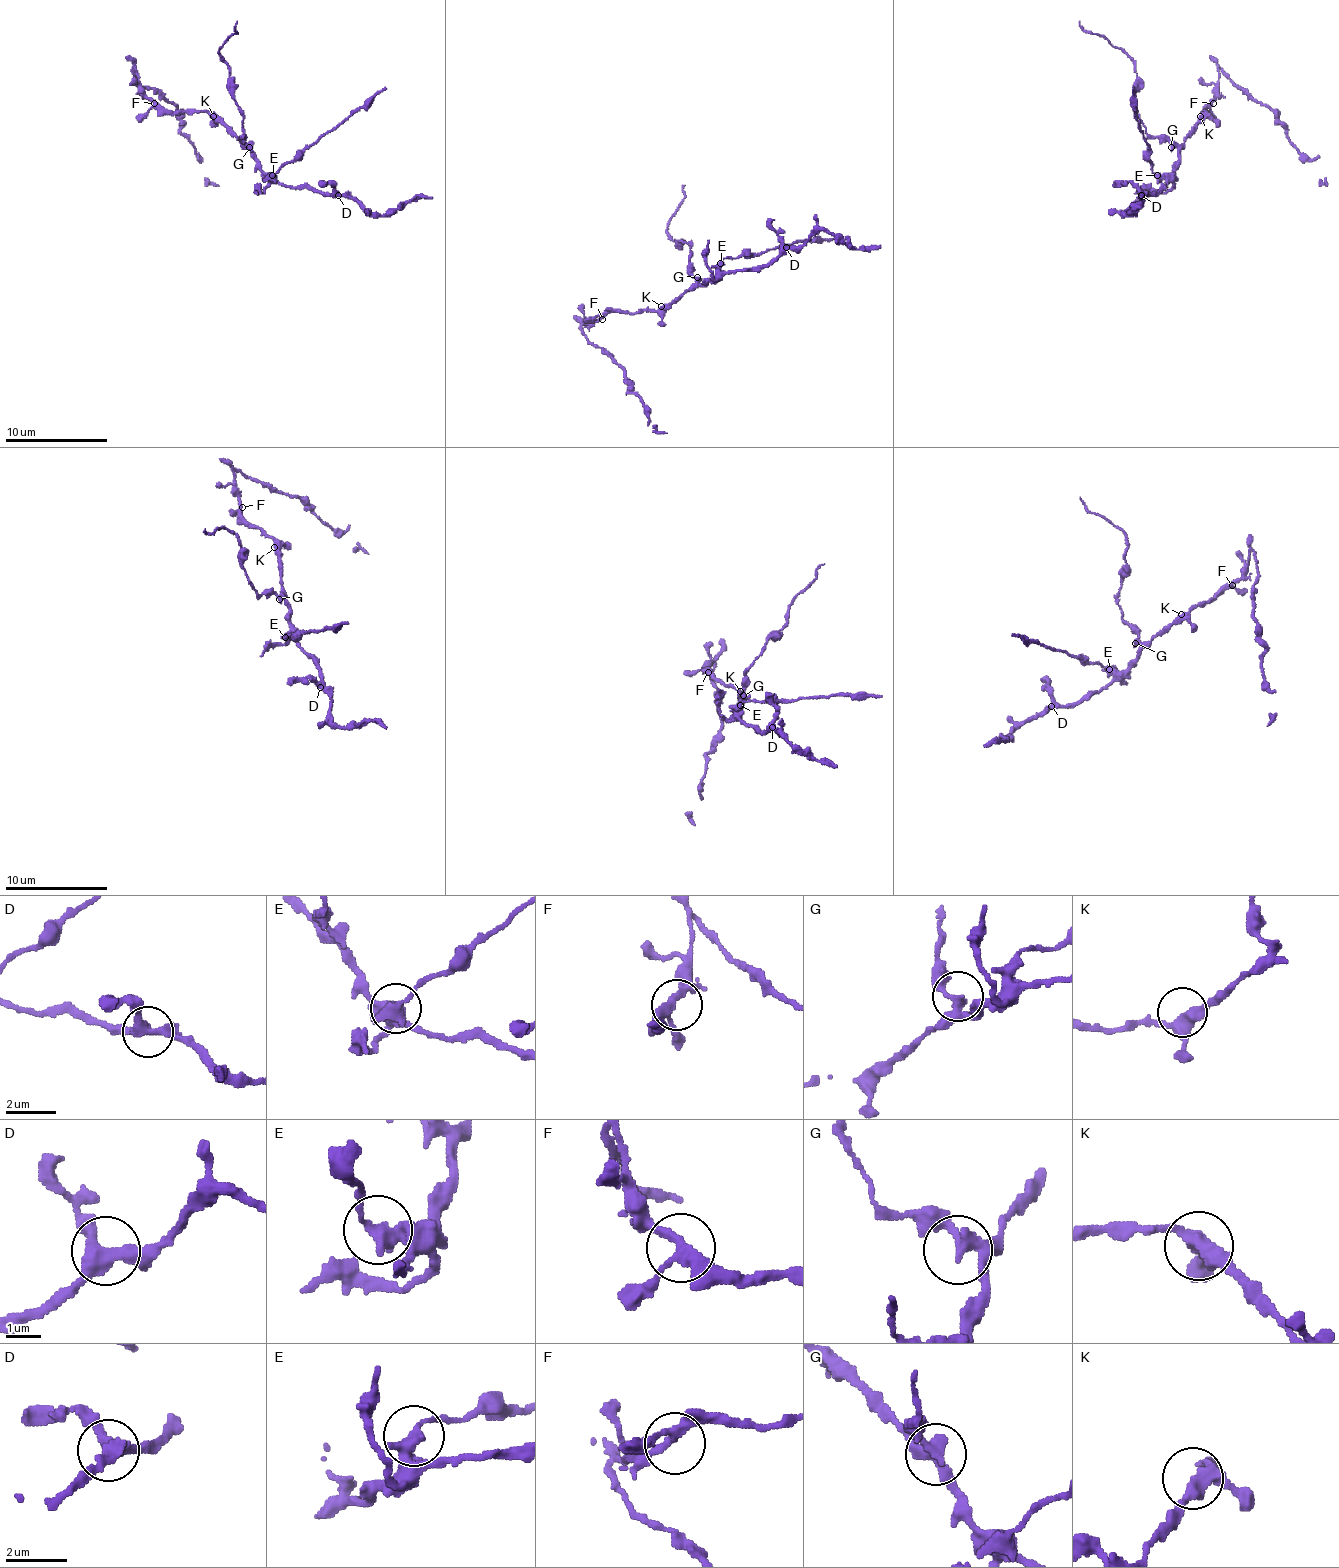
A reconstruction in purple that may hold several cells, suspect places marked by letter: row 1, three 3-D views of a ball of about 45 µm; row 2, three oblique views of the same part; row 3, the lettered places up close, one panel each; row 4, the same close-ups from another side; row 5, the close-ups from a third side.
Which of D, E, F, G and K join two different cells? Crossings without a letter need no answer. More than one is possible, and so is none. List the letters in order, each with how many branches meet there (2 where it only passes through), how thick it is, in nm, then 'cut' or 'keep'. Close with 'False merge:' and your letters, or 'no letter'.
D: branches 3; calibre 360 nm; keep
E: branches 2; calibre 400 nm; cut
F: branches 3; calibre 280 nm; keep
G: branches 3; calibre 280 nm; cut
K: branches 3; calibre 380 nm; keep
False merge: E, G

